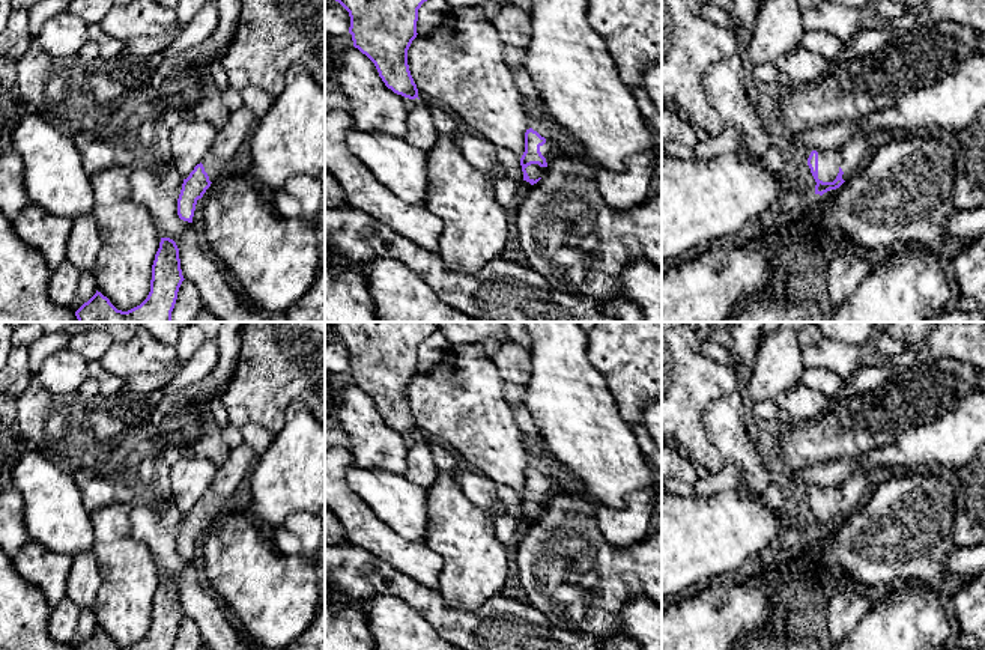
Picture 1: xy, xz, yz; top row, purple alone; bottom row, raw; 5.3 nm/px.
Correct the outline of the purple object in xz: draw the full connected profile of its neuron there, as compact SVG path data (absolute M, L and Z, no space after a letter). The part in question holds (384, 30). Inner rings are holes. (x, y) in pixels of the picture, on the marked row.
M427 0L335 2L349 12L353 47L374 63L385 86L405 98L418 98L408 50L418 35L418 9Z

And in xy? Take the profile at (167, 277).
M161 238L152 265L150 292L140 305L128 311L117 310L107 296L96 290L75 311L75 316L78 322L171 322L171 311L183 280L176 242Z

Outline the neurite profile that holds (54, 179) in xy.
M23 101L12 129L12 149L23 159L24 184L32 203L45 212L69 220L93 214L95 196L90 175L83 169L72 138L32 113Z

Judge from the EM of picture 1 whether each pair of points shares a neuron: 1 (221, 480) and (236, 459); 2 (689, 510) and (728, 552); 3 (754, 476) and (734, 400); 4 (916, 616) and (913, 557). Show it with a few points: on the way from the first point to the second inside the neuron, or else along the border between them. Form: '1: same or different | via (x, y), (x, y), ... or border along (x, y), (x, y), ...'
1: same | via (226, 476), (236, 464)
2: same | via (697, 521), (718, 542)
3: same | via (745, 458), (734, 444), (734, 419)
4: different | border along (910, 580), (898, 580), (880, 593)

